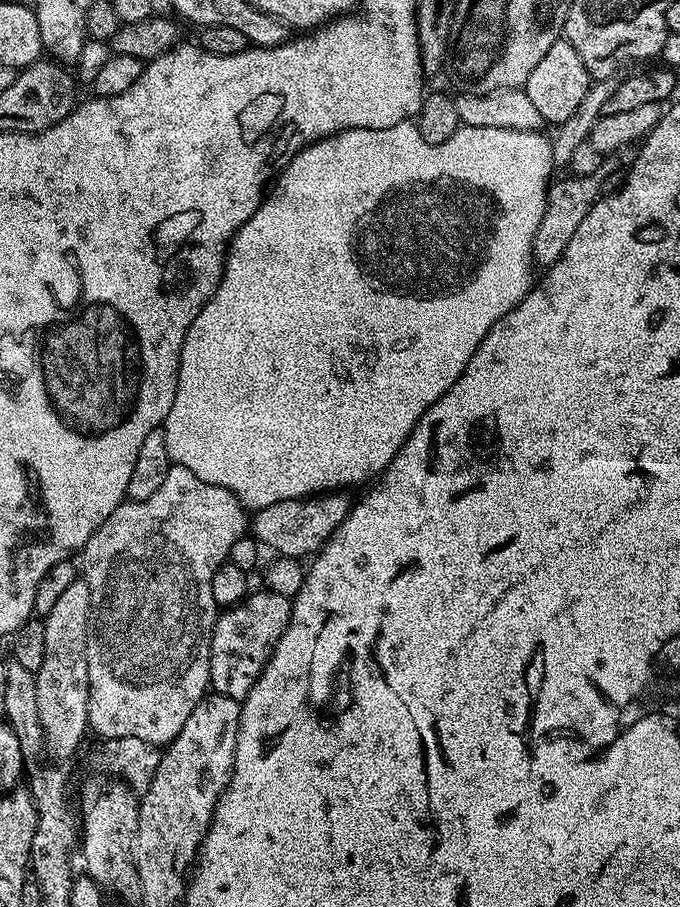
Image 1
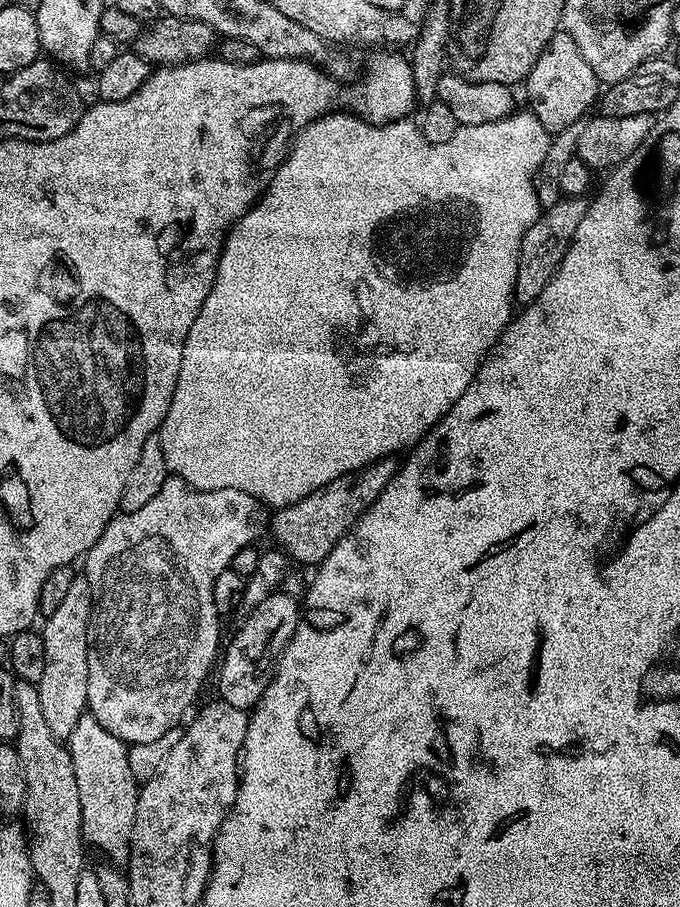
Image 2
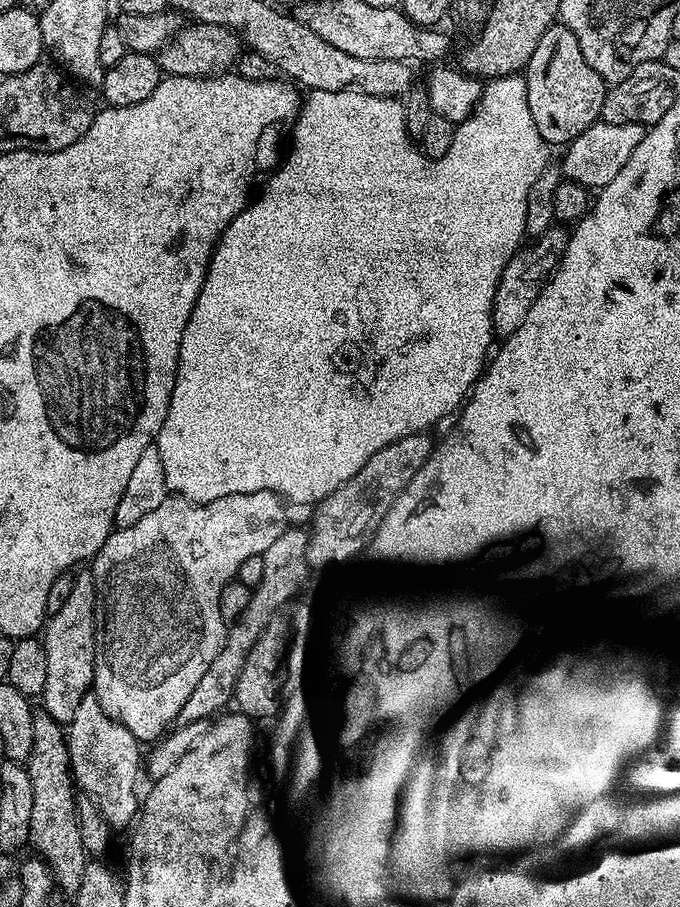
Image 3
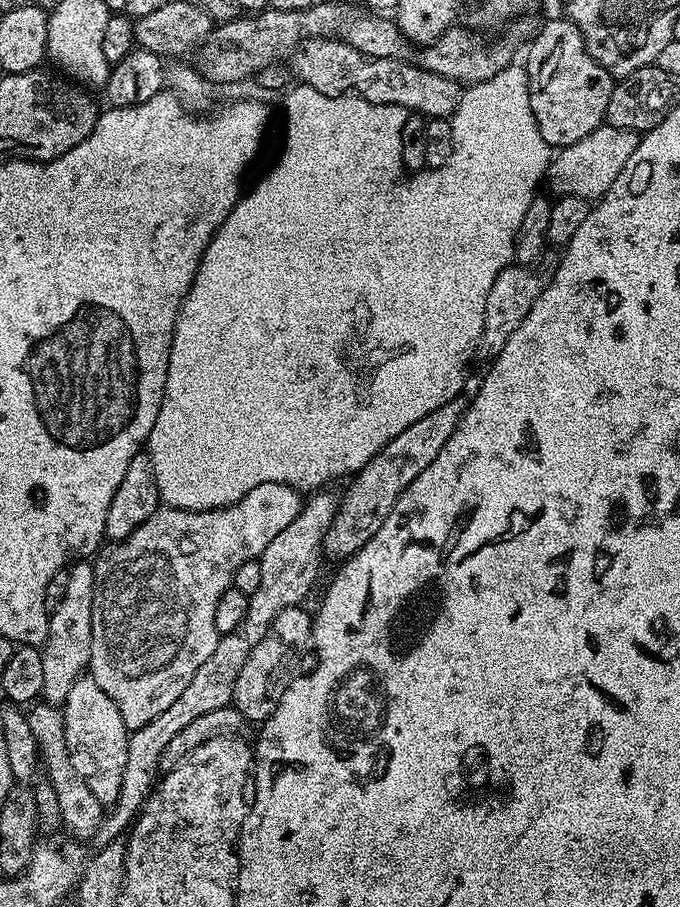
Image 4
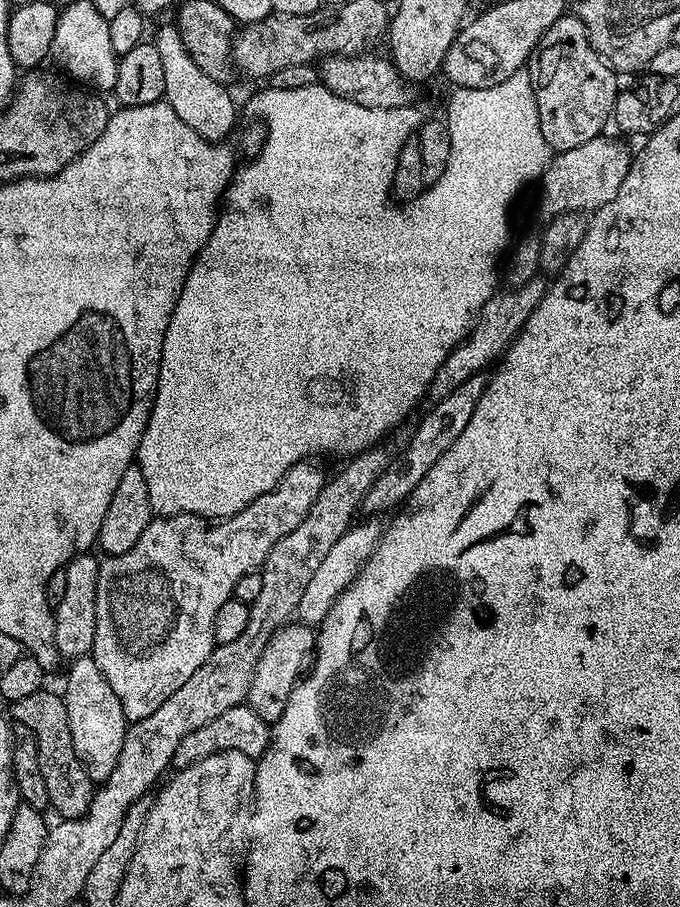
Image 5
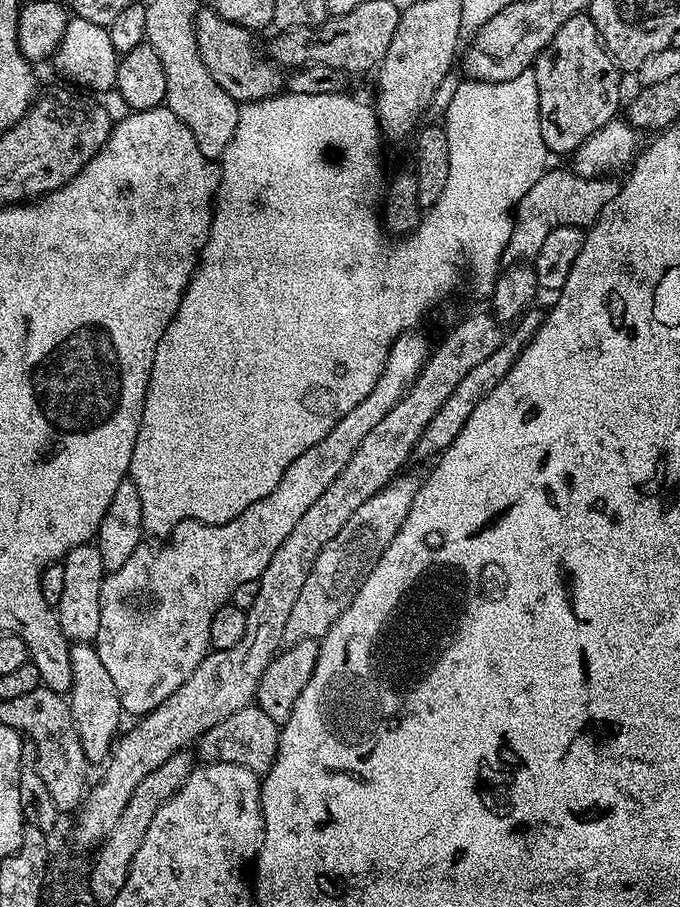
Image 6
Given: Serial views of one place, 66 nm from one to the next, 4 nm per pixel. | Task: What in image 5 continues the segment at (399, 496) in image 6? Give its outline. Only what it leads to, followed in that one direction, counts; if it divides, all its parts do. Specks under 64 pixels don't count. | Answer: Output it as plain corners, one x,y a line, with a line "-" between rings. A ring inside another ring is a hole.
361,519
359,522
353,523
352,527
346,530
346,534
342,534
342,538
338,538
338,542
334,542
334,546
330,546
326,558
322,558
318,570
314,570
310,583
306,585
306,590
302,590
302,602
298,602
296,607
299,623
313,626
321,624
326,618
326,614
334,606
334,602
356,580
356,576
367,564
374,549
380,545
382,524
376,521
379,519
364,519
368,520
362,521
363,519

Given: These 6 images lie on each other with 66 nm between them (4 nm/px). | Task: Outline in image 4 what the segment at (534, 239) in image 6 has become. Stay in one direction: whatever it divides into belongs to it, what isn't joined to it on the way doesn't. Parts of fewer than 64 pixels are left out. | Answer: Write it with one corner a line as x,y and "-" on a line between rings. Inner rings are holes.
607,122
597,126
586,138
573,140
570,146
559,149
551,157
546,173
546,184
556,191
557,197
577,196
595,202
614,186
614,178
622,174
622,166
630,162
630,154
640,145
640,136
630,130
610,126

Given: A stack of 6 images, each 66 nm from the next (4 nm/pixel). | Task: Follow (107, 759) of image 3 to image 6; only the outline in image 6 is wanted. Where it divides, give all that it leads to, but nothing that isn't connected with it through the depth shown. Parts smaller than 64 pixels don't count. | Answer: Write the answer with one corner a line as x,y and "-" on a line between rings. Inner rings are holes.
91,643
71,645
70,670
72,671
72,690
67,699
72,708
74,726
77,727
85,758
89,762
107,761
112,746
118,739
118,733
121,731
122,709
118,690
114,690
114,681
110,679
110,673
102,663
102,658
98,658
98,650

